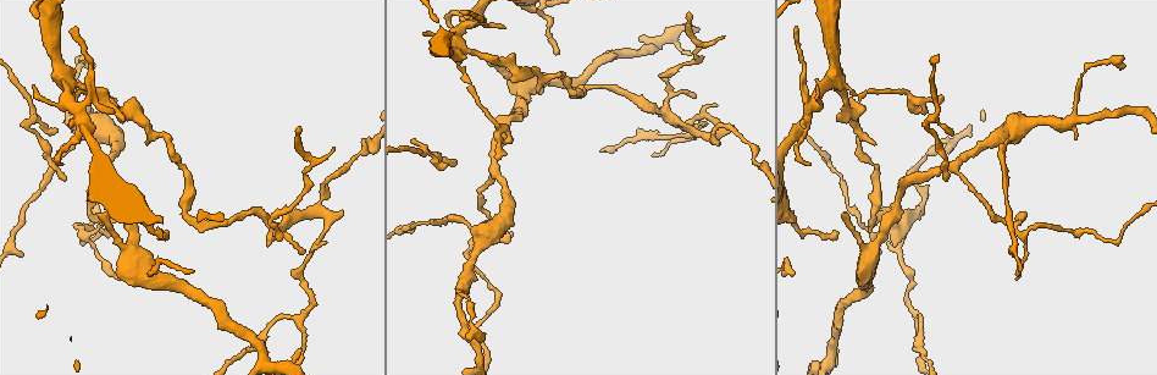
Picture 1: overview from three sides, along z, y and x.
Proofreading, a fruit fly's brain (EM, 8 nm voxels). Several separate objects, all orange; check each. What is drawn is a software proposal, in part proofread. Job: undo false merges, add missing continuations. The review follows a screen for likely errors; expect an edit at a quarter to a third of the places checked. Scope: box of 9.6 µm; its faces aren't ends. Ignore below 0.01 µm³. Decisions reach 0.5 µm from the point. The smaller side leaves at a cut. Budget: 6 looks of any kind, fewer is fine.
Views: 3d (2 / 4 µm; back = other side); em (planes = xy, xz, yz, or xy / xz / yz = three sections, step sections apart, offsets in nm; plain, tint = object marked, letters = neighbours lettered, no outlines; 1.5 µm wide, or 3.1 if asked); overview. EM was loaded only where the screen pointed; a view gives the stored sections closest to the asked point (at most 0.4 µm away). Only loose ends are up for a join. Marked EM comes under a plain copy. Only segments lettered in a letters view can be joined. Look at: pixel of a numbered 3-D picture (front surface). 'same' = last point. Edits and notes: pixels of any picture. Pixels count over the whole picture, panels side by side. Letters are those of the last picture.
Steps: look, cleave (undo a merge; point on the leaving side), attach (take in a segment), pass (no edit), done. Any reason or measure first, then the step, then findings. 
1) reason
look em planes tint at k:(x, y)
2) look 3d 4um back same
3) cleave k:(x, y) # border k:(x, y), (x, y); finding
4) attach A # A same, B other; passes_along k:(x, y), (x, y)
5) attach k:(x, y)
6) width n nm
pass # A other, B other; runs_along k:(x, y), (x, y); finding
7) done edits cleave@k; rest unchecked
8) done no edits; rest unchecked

three arms meet
look em planes letters at 1:(1017, 225)

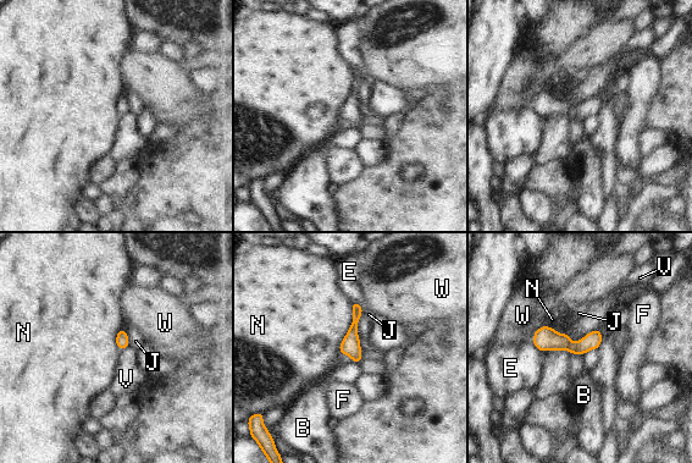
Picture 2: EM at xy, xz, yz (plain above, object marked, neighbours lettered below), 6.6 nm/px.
pass # B other, E other, F other, J other, N other, V other, W other; one neuron here

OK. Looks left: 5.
an open end
look em xy step 4 tint at 1:(451, 27)

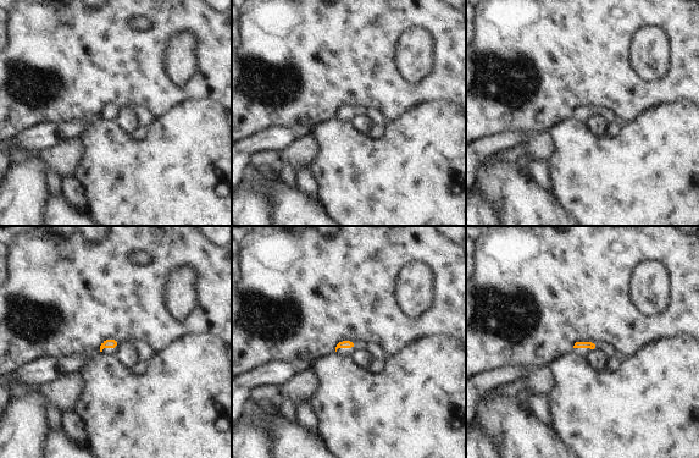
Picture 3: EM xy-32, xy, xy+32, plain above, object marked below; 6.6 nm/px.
another direction
look em planes letters same

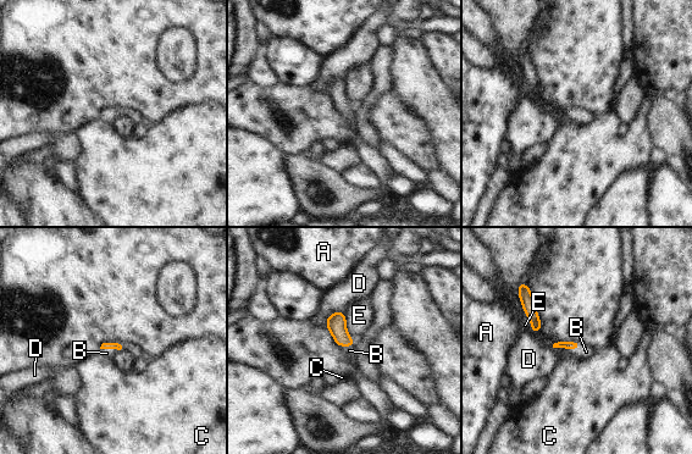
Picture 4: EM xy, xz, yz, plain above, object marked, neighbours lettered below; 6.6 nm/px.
attach B # A other, B same, C other, D other, E other; the neuron continues

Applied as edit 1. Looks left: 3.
thin end
look 3d 2um at 1:(948, 179)

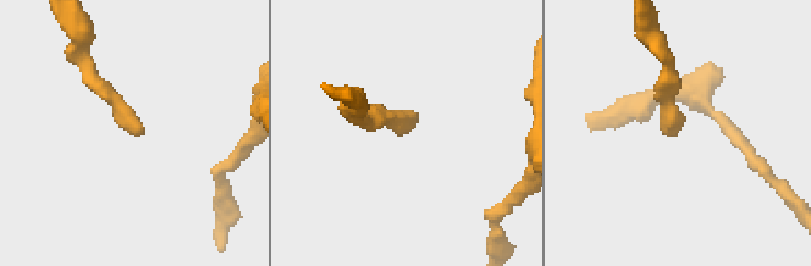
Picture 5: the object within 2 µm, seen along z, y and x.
look em yz step 8 letters at 5:(412, 124)

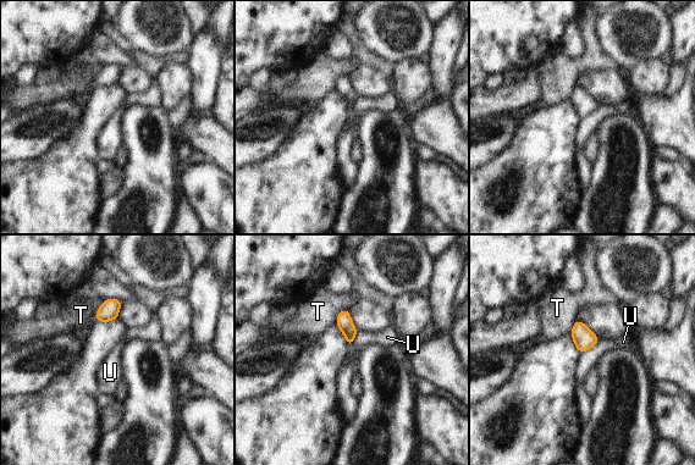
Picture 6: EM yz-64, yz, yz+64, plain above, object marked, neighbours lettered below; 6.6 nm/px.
another direction
look em planes letters same

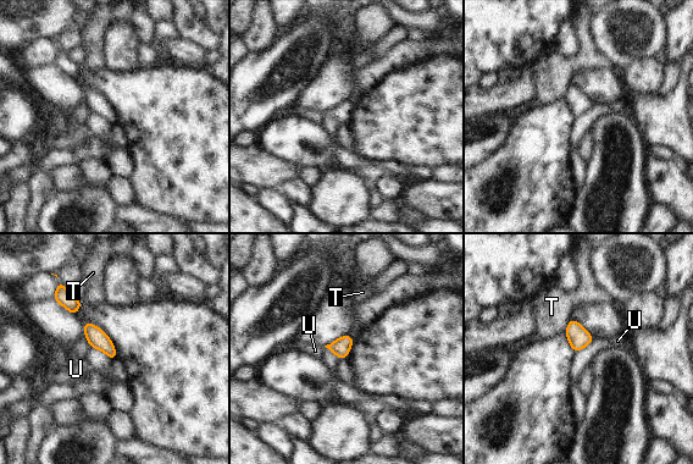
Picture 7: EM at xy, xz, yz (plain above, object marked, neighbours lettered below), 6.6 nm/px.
width 120 nm
pass # T other, U other; border 7:(571, 319), (564, 331); none of them fits

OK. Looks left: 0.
done edits attach@4; rest unchecked

